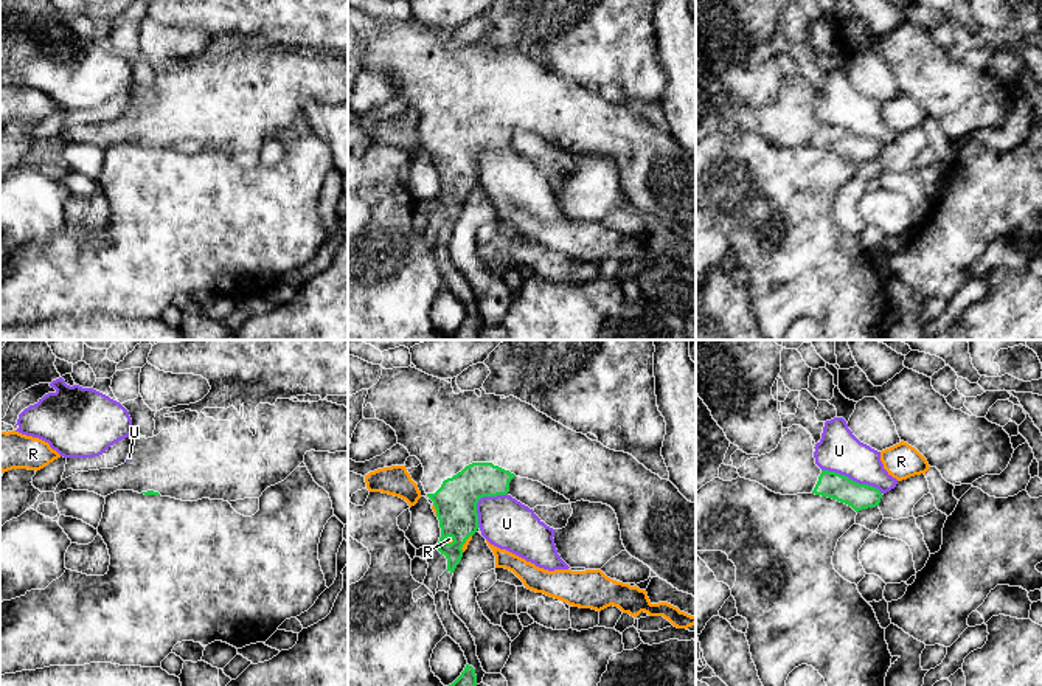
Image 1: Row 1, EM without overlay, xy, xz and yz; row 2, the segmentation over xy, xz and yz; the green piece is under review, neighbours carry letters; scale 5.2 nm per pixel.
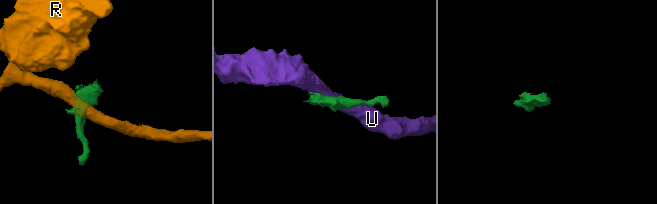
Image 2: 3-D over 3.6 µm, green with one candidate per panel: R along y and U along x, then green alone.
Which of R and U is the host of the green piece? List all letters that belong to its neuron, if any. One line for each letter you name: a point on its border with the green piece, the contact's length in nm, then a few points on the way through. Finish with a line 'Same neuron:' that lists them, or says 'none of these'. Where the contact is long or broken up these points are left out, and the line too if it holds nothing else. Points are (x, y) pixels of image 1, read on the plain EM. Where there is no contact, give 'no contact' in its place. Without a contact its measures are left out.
Same neuron: none of these

